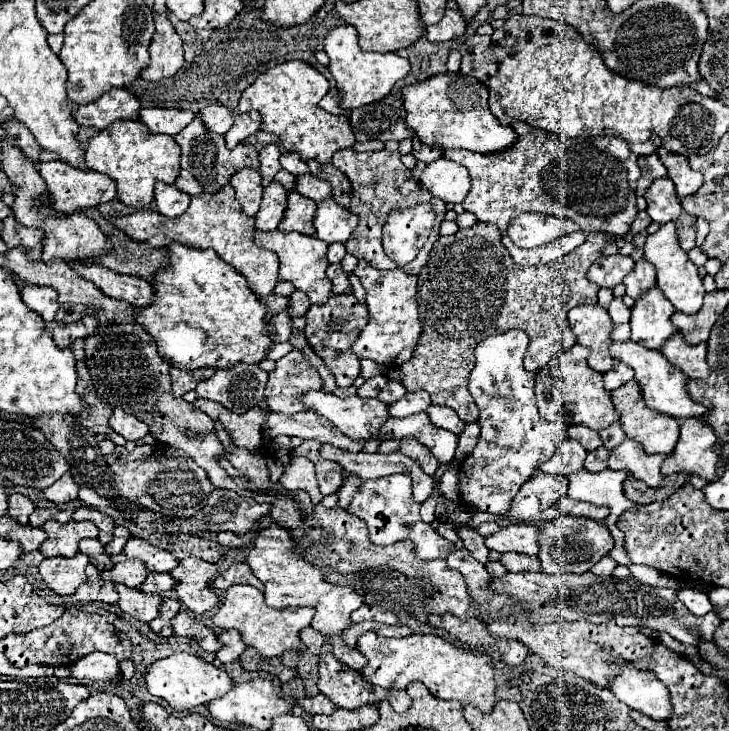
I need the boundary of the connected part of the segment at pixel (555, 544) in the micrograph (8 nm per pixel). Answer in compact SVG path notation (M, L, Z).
M564 516L548 520L540 526L538 532L538 558L542 562L542 572L546 574L582 574L588 572L600 558L604 558L610 548L614 546L614 540L602 524L590 520L590 518L578 518L578 516Z

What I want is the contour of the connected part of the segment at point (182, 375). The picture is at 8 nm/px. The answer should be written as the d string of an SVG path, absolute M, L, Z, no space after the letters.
M170 366L168 372L170 372L170 378L172 378L172 394L174 394L176 398L180 398L180 396L184 396L186 392L194 390L194 388L198 386L198 382L212 378L216 370L202 368L202 370L190 370L190 372L186 372L186 370L180 370L180 368L176 368L176 366Z

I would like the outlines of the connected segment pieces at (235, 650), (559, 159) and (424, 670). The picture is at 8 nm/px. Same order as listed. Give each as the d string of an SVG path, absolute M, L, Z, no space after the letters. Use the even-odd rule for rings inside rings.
M234 628L220 632L220 634L218 634L218 640L222 642L222 648L216 652L216 656L218 656L218 660L224 662L224 664L238 660L238 656L246 650L246 644L244 644L240 632L234 630Z
M526 122L510 124L518 134L518 140L496 154L478 154L468 150L444 150L448 160L454 160L468 168L472 188L464 198L464 210L472 212L480 222L496 224L502 232L502 242L508 248L516 264L548 264L574 248L578 248L590 232L606 232L614 236L626 236L634 222L636 210L636 180L640 176L638 154L630 150L626 140L618 136L598 138L562 138L546 130L538 130ZM522 212L536 212L572 220L580 226L574 234L564 234L544 246L524 250L510 248L506 234L508 224Z
M366 632L358 640L358 650L368 658L366 668L362 668L362 676L370 684L382 688L406 688L410 682L420 680L432 696L440 700L458 700L462 704L474 704L482 712L492 712L494 704L498 702L494 664L488 652L474 654L434 634L384 638L374 632Z

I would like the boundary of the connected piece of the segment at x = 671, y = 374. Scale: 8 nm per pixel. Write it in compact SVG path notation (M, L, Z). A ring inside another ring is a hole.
M614 342L610 346L610 354L614 358L618 358L620 362L628 364L634 368L636 372L636 382L640 384L642 392L644 392L644 400L646 404L652 408L652 410L658 410L662 414L668 414L672 418L678 418L678 420L684 420L684 418L698 418L698 420L704 420L706 414L708 414L708 408L694 402L686 390L686 382L688 378L674 366L670 364L658 350L650 350L638 342Z

